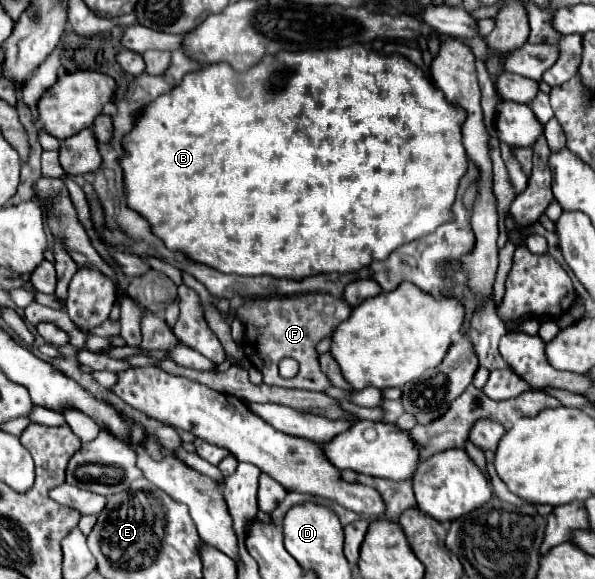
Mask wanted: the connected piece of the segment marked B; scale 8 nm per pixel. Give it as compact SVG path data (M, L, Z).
M364 46L278 52L276 56L264 56L246 74L234 72L228 64L202 66L196 72L186 74L172 92L146 104L134 118L132 130L122 138L124 156L118 160L124 172L126 206L148 220L152 234L158 236L168 250L186 254L186 258L224 274L304 280L326 272L358 272L374 260L386 260L398 246L426 236L428 232L434 232L438 224L452 220L450 204L454 202L460 176L464 176L468 168L468 156L460 140L460 126L466 112L450 106L428 76L404 56L380 56Z

